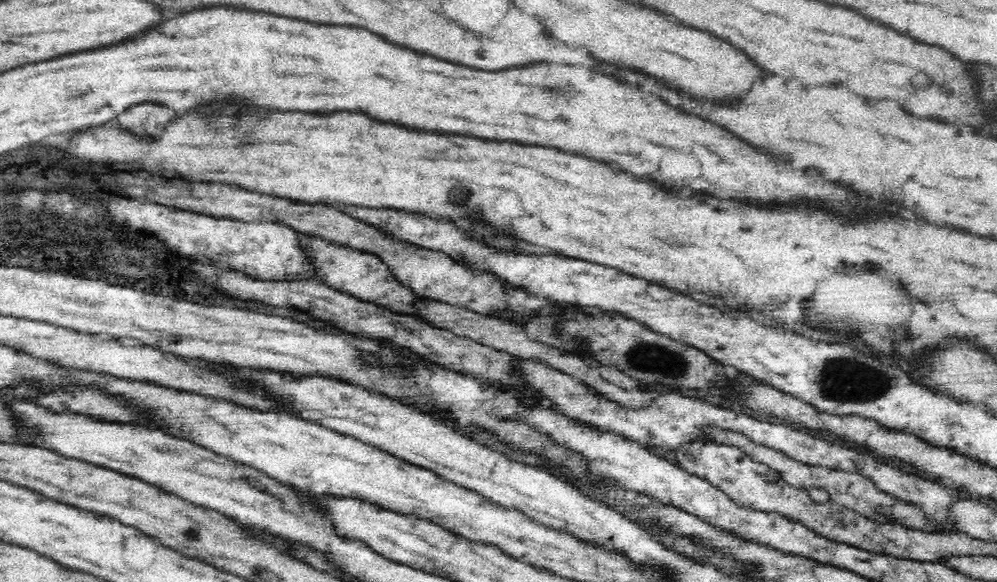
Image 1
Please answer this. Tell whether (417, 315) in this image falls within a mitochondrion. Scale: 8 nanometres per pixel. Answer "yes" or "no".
no

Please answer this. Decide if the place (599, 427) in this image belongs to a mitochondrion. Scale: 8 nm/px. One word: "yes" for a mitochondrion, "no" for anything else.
no

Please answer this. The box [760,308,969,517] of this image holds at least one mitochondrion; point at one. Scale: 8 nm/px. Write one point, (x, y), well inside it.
(841, 377)

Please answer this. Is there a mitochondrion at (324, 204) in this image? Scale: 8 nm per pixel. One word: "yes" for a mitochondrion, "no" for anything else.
no

